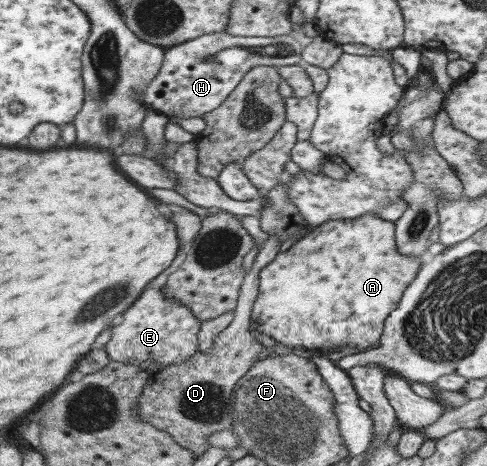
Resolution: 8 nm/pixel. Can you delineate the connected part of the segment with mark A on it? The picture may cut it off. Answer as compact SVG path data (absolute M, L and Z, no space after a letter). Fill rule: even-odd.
M367 212L367 214L357 216L357 218L341 218L341 220L330 220L321 223L317 227L312 228L302 238L296 240L287 250L277 253L269 264L266 264L259 270L257 276L258 294L253 302L249 320L255 323L253 329L266 334L279 345L285 345L286 347L303 346L303 348L307 348L321 355L331 352L331 350L334 350L338 346L350 346L358 349L356 352L365 351L366 347L380 340L383 321L397 307L401 293L403 293L408 284L413 280L414 274L419 270L420 263L424 258L419 256L413 258L413 256L399 254L395 250L394 244L394 223L379 218L377 214Z

